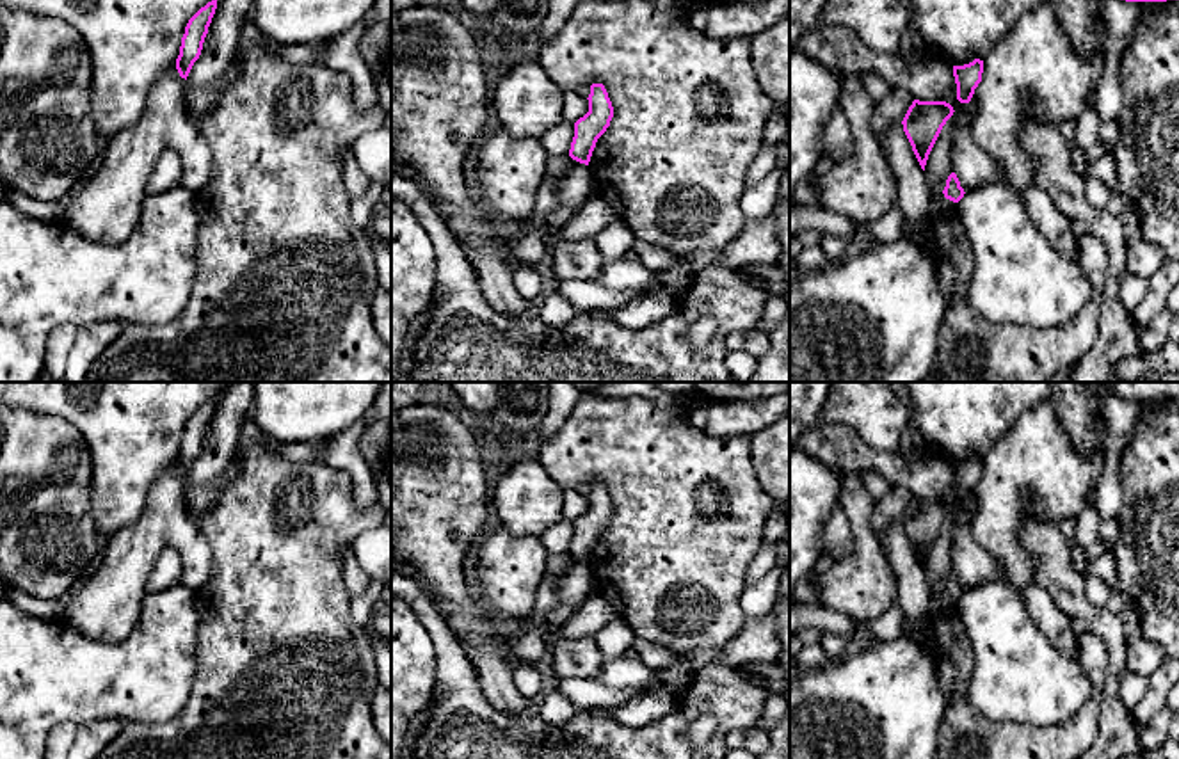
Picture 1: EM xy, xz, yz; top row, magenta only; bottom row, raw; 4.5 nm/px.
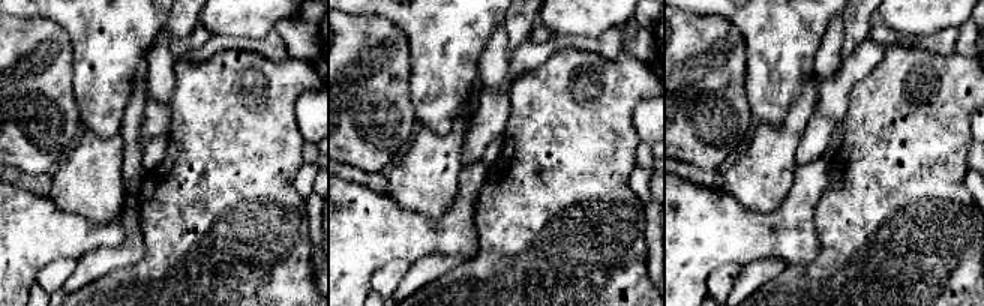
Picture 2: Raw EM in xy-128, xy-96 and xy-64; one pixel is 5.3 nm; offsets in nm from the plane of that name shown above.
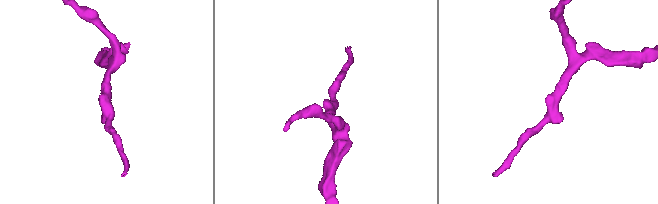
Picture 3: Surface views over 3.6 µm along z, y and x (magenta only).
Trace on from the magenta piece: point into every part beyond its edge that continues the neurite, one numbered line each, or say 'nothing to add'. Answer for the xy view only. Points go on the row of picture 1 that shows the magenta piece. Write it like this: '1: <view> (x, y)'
nothing to add

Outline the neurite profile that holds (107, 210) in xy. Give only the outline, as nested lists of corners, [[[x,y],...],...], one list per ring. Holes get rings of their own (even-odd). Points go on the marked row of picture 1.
[[[174,60],[153,85],[140,119],[108,139],[98,174],[66,201],[64,226],[92,242],[123,245],[142,217],[146,181],[164,151],[180,155],[190,192],[206,187],[212,149],[190,116],[187,89]]]

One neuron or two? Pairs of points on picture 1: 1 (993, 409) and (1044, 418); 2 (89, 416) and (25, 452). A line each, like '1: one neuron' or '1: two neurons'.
1: two neurons
2: two neurons

